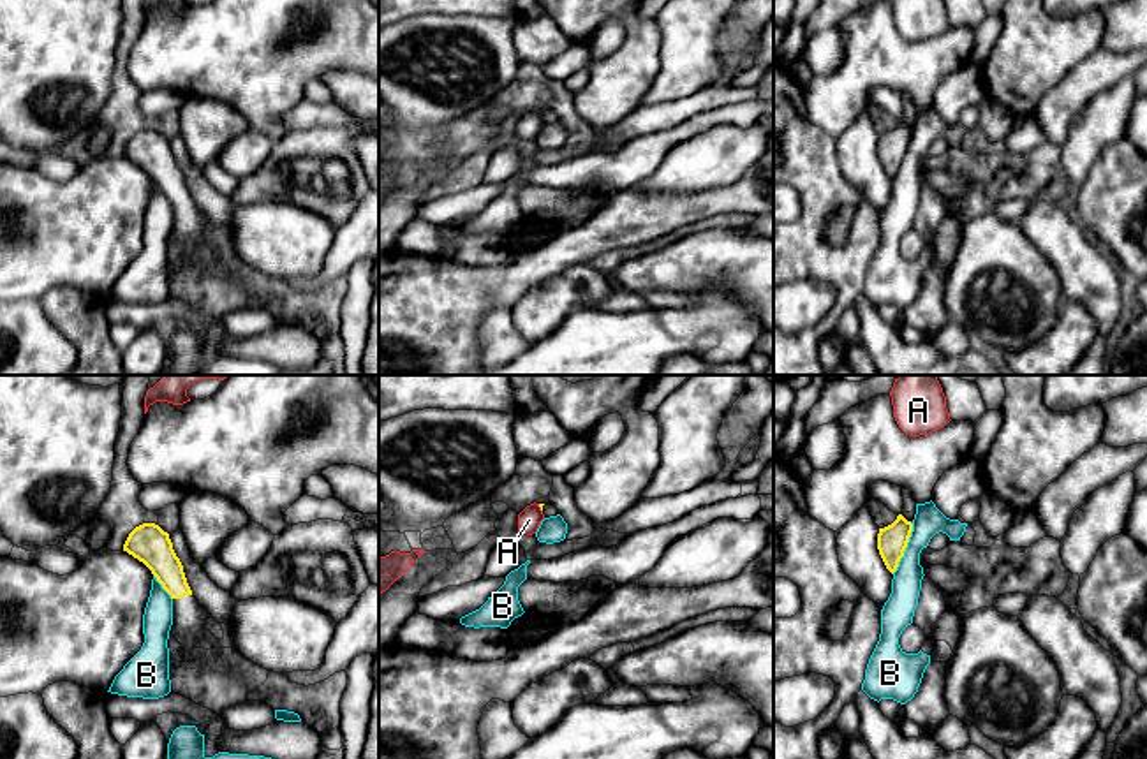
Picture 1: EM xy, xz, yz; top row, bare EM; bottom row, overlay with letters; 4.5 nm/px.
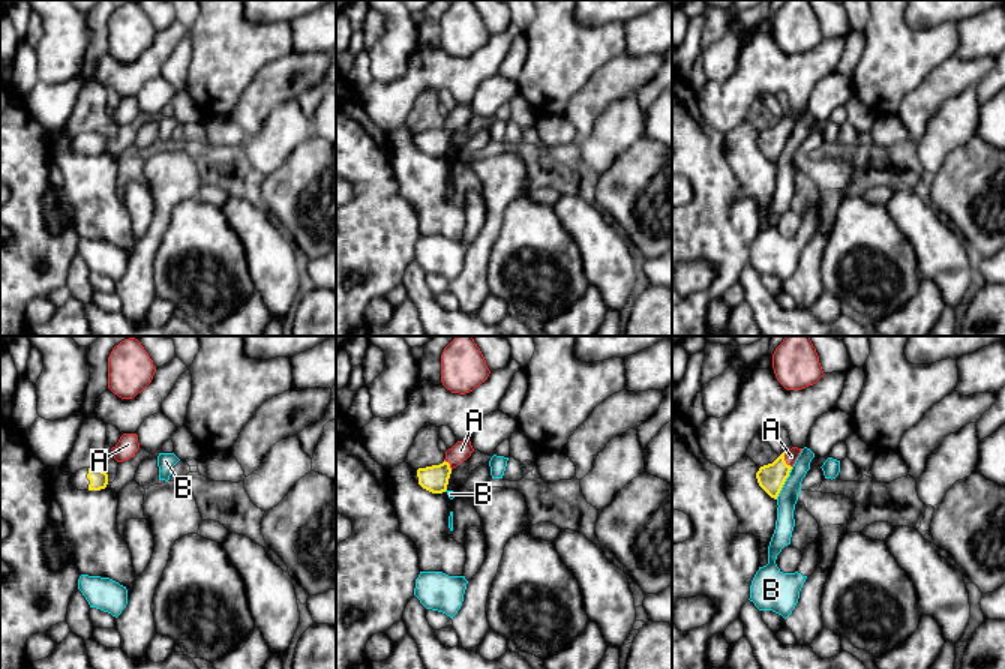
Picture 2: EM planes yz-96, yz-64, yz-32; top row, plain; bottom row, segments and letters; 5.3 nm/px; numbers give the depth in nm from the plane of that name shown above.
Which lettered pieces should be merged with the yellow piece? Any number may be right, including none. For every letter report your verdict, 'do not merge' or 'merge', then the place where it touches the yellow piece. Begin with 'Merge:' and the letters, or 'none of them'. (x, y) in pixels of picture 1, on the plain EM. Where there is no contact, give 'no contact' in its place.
Merge: A
A: merge; meets yellow in xz at (540, 111)
B: do not merge; meets yellow in yz at (906, 152)

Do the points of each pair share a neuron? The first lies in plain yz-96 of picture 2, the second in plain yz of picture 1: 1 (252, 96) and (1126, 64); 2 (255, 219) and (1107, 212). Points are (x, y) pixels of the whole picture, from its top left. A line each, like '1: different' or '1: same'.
1: same
2: different

